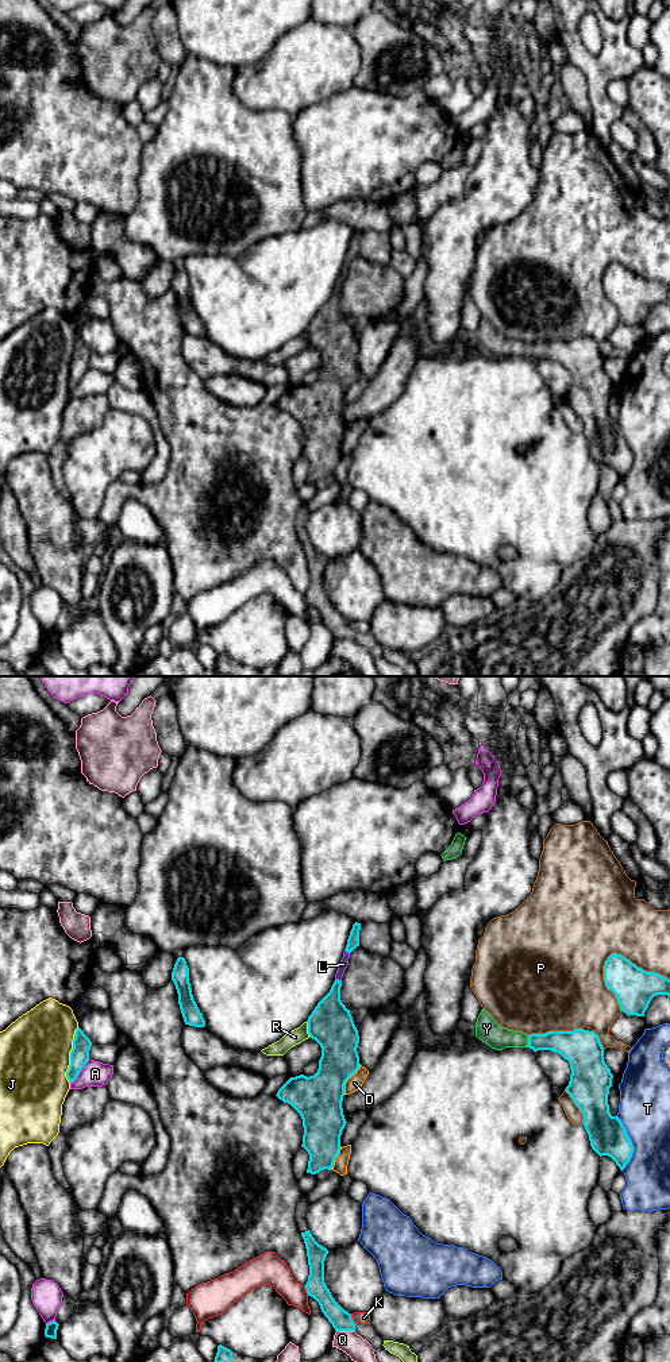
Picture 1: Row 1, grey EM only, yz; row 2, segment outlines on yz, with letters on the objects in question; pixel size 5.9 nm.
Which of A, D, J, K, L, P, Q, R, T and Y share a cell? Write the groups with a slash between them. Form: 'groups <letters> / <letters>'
groups A / D / J / K / L Y / P / Q / R / T

